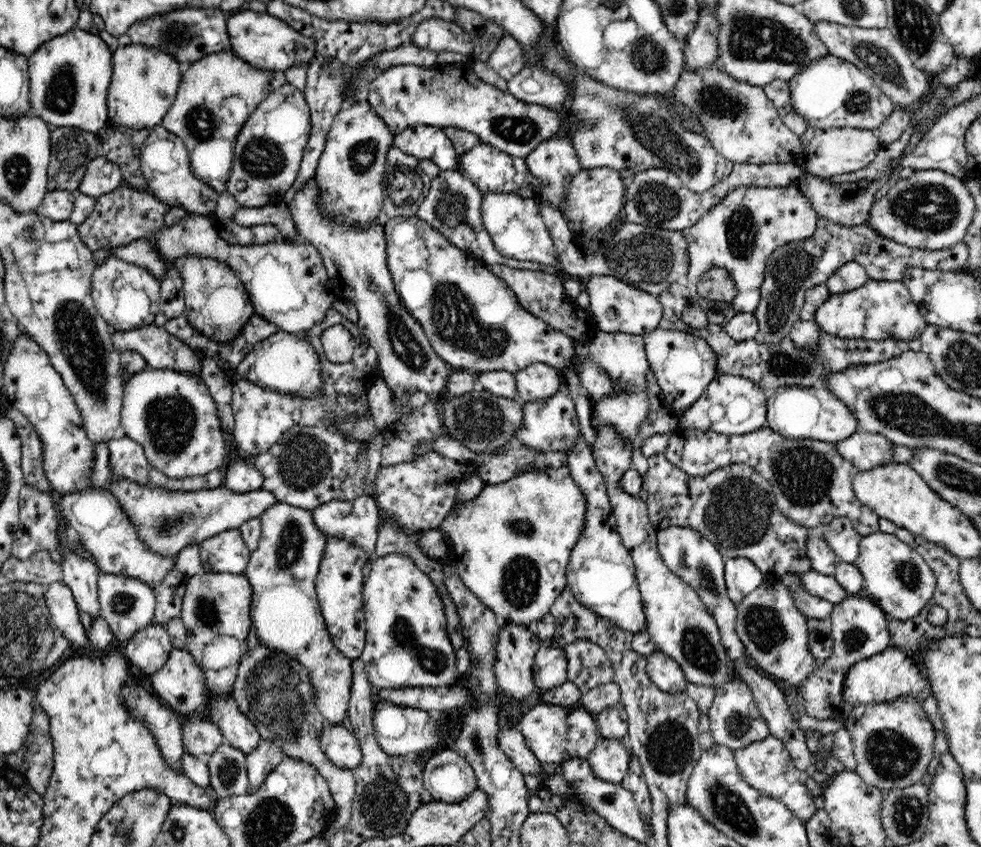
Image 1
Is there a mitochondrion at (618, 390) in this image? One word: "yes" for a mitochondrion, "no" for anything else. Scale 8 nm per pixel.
no

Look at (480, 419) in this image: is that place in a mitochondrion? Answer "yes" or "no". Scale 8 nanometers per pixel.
yes

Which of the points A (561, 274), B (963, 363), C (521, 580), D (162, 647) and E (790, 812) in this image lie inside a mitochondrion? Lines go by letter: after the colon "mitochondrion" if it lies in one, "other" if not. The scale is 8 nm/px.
A: other
B: mitochondrion
C: mitochondrion
D: other
E: other

